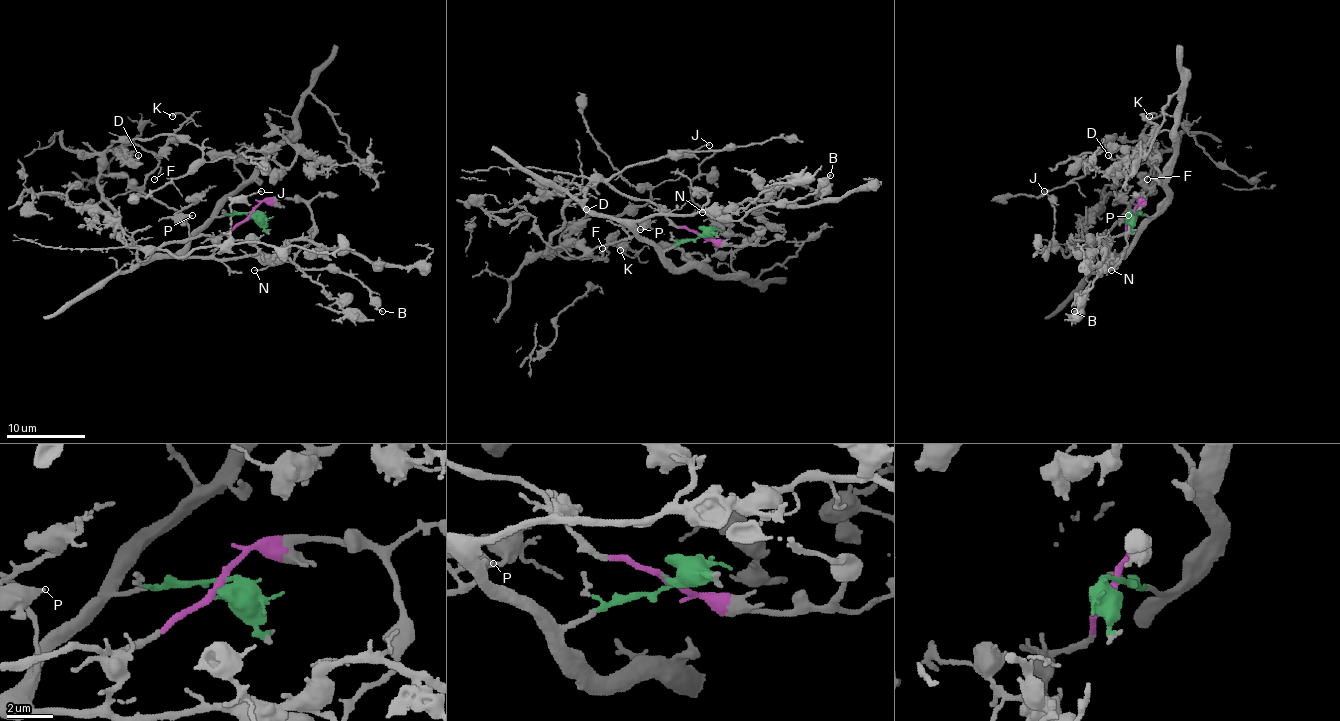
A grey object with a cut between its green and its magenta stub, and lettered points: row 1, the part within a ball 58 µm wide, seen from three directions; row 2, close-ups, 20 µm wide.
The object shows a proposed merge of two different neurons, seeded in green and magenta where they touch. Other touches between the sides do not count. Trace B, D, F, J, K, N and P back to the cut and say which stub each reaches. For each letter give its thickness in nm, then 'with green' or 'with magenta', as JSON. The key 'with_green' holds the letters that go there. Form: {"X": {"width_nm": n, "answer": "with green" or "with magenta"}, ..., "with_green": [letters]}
{"B": {"width_nm": 130, "answer": "with magenta"}, "D": {"width_nm": 170, "answer": "with green"}, "F": {"width_nm": 100, "answer": "with green"}, "J": {"width_nm": 110, "answer": "with magenta"}, "K": {"width_nm": 180, "answer": "with green"}, "N": {"width_nm": 110, "answer": "with magenta"}, "P": {"width_nm": 320, "answer": "with green"}, "with_green": ["D", "F", "K", "P"]}

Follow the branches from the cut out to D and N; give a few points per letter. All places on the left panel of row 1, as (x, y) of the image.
D: (252, 214), (212, 218), (188, 245), (182, 216), (145, 192), (159, 158), (123, 150), (133, 160), (139, 154)
N: (252, 214), (262, 202), (299, 198), (313, 220), (311, 240), (292, 261), (272, 261), (266, 267), (254, 269)

